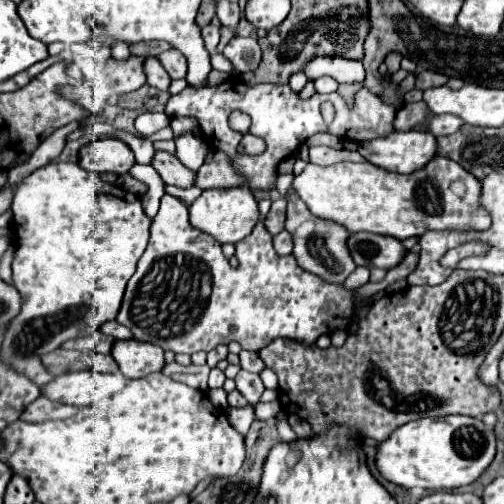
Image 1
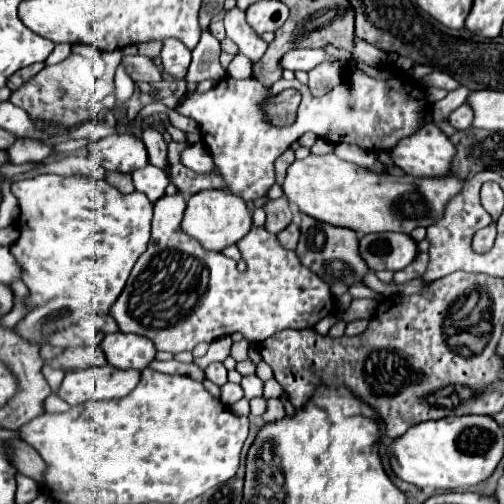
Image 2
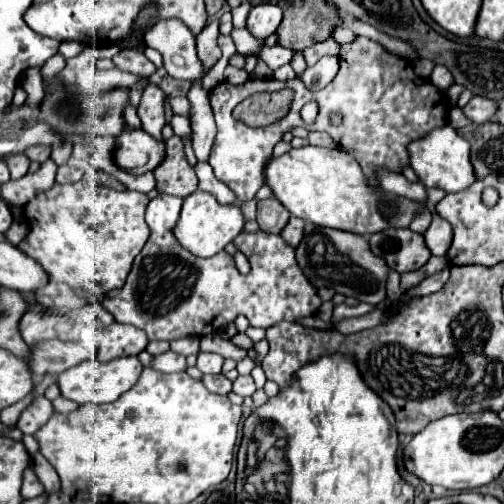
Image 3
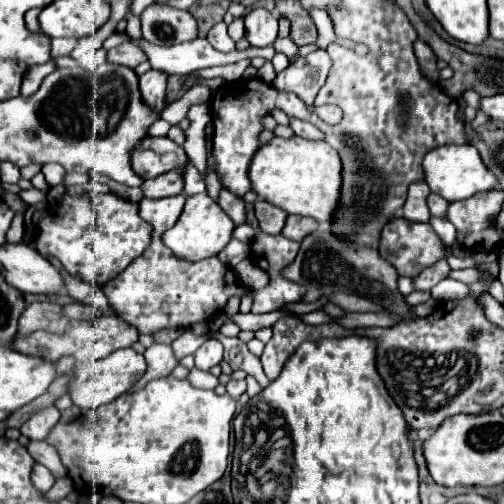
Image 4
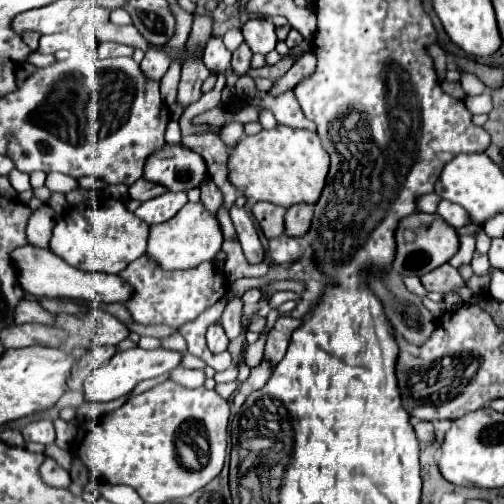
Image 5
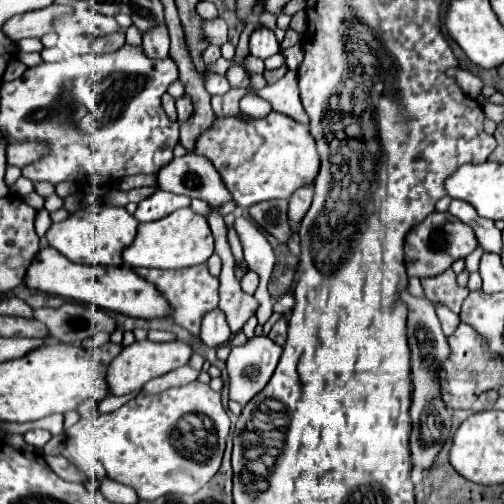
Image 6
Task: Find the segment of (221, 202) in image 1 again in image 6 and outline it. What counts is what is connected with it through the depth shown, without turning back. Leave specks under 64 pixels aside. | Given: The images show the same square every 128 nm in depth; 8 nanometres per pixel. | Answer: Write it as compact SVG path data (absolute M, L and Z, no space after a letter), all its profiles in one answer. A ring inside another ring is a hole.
M182 208L162 220L140 224L134 244L122 252L122 258L124 258L124 264L128 266L178 270L178 268L202 264L212 254L214 254L214 238L206 218L196 214L192 208Z

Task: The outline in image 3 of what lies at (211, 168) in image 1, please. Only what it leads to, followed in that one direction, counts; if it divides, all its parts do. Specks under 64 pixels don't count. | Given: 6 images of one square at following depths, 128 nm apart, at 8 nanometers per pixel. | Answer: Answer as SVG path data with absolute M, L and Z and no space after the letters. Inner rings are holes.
M172 136L170 140L166 140L166 156L154 170L154 176L158 182L156 190L160 194L172 194L172 196L186 198L198 190L196 174L186 162L184 146L178 136Z

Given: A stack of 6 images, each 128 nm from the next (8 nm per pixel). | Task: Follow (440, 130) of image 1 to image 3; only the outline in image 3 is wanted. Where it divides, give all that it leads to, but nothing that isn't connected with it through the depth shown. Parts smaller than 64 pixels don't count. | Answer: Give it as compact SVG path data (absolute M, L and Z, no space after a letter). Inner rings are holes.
M472 96L472 100L462 108L462 112L472 122L482 124L482 122L488 122L488 116L492 116L496 112L496 104L494 104L494 100L488 100L482 96Z

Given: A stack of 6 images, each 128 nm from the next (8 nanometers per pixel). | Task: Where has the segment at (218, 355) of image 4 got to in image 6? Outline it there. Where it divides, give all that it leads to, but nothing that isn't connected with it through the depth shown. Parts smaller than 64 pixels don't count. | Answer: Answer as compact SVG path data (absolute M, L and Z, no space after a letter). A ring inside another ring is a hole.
M216 308L212 312L208 312L204 318L202 318L202 332L200 332L200 340L210 346L210 348L218 348L222 344L228 342L228 338L232 336L226 320L224 320L224 314Z

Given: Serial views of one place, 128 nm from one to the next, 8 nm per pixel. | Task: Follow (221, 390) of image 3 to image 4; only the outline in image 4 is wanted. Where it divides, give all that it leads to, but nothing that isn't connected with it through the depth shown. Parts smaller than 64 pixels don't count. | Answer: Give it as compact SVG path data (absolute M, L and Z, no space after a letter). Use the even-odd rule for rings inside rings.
M192 368L190 376L188 376L190 384L196 386L196 388L216 388L220 382L216 376L212 376L210 372L204 372L204 370L198 370L198 368Z

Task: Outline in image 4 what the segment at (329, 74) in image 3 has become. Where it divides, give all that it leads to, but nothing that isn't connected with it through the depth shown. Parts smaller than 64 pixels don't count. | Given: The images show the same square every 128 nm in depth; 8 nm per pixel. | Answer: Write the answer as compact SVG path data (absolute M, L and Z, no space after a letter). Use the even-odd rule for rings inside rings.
M316 50L308 54L306 58L298 58L292 62L284 72L276 76L272 82L278 90L290 90L296 92L302 100L306 100L306 105L310 112L316 113L324 122L330 125L338 124L342 119L342 111L338 106L330 105L329 111L321 111L320 107L315 107L314 98L318 94L318 88L322 88L324 80L328 78L328 72L332 68L332 60L326 50Z

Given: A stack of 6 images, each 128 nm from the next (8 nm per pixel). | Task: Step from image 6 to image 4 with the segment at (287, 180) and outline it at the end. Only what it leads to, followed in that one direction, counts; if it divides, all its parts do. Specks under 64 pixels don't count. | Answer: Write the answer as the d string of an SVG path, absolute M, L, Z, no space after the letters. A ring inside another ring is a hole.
M294 136L290 140L274 138L262 146L250 164L250 182L258 198L276 204L288 214L310 216L316 222L332 222L340 204L342 162L338 152L326 142L304 140Z

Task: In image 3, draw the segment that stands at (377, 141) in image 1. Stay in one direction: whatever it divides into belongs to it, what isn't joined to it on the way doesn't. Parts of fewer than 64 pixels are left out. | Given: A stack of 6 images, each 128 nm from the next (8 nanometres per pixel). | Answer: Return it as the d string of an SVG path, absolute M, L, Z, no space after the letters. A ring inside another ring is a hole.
M446 124L444 128L434 128L432 132L428 132L428 136L408 144L408 156L412 170L416 172L420 182L428 188L444 188L446 192L460 192L476 180L470 164L470 144L462 136L458 136L450 124Z

